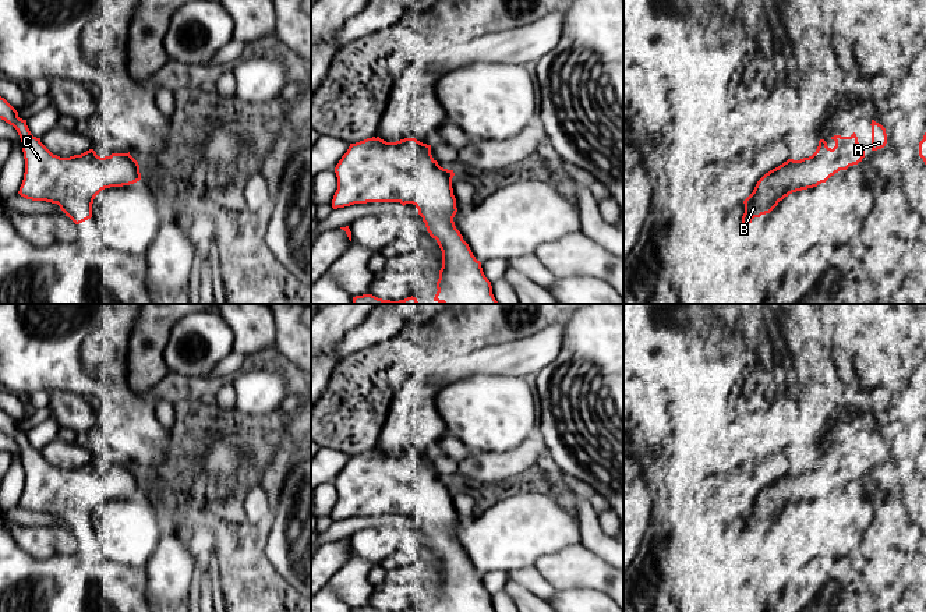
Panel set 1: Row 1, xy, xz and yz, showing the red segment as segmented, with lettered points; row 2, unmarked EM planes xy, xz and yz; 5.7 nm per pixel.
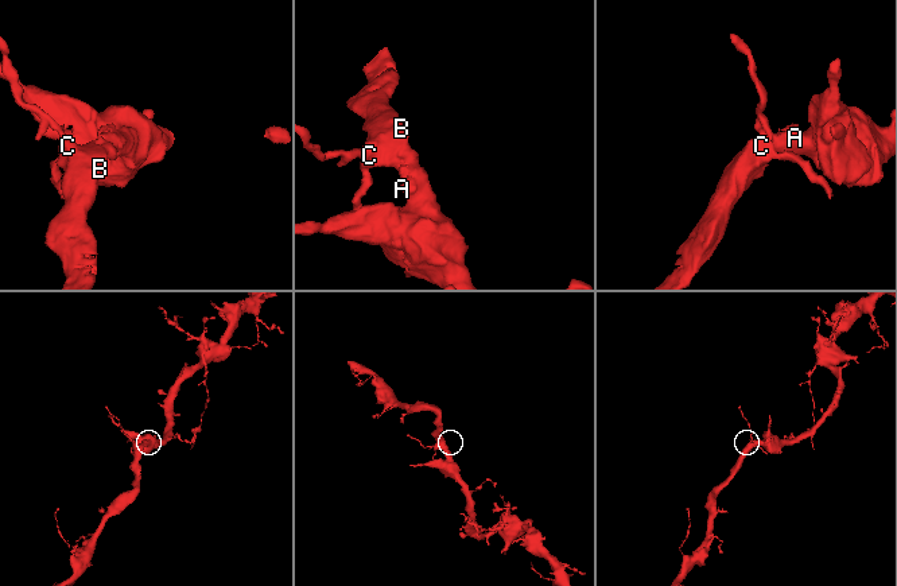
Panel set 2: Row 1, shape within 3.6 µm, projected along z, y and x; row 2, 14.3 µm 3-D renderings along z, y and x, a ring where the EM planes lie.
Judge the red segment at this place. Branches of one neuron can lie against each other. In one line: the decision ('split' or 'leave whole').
leave whole

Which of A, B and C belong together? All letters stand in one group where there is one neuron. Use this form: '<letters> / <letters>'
A B C

